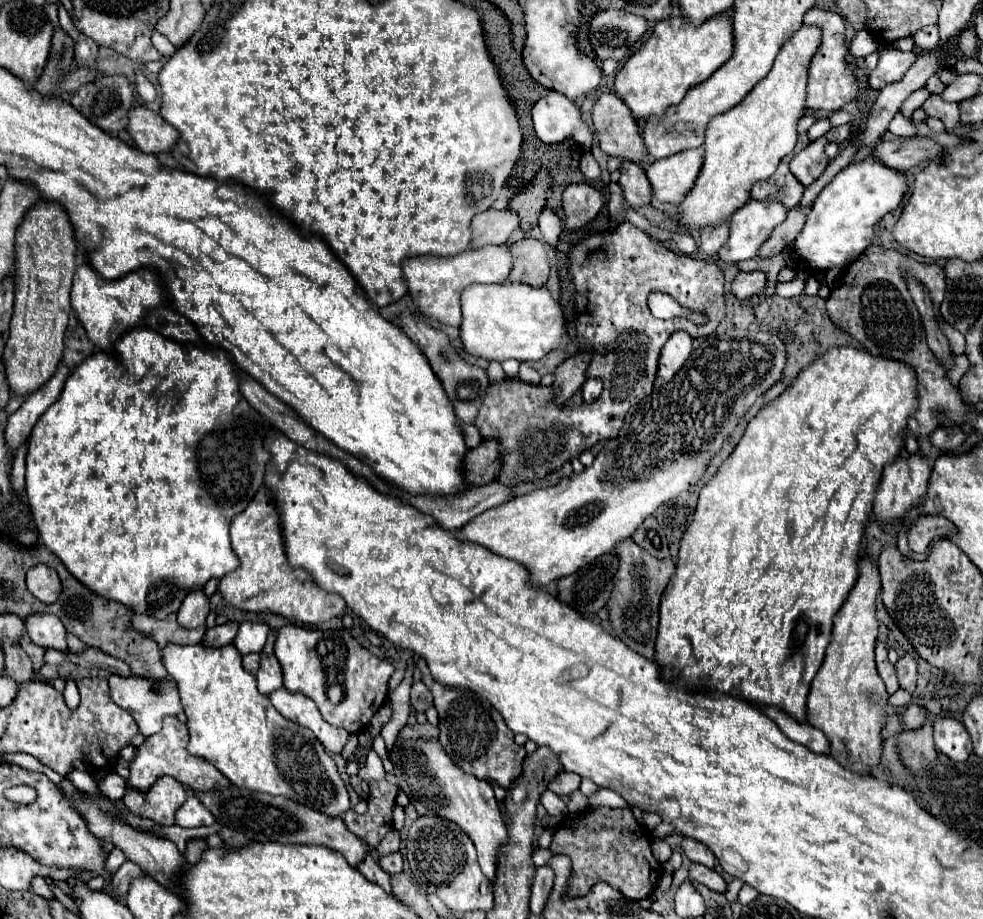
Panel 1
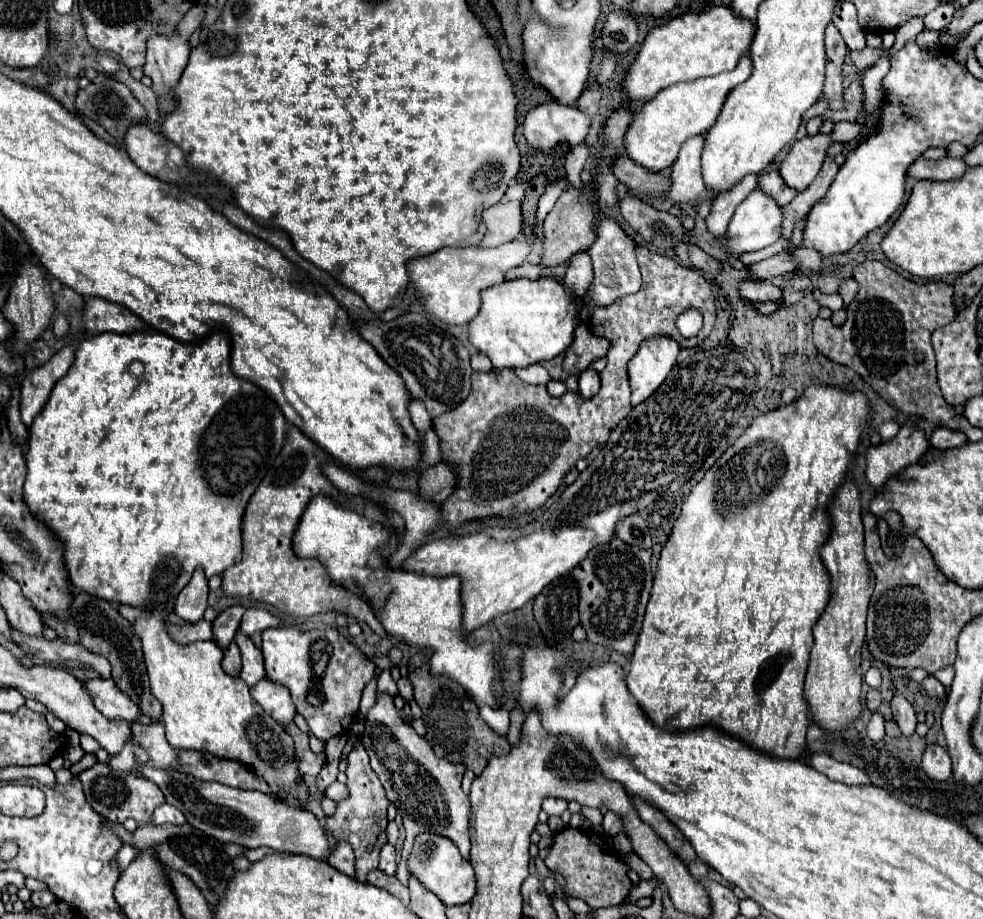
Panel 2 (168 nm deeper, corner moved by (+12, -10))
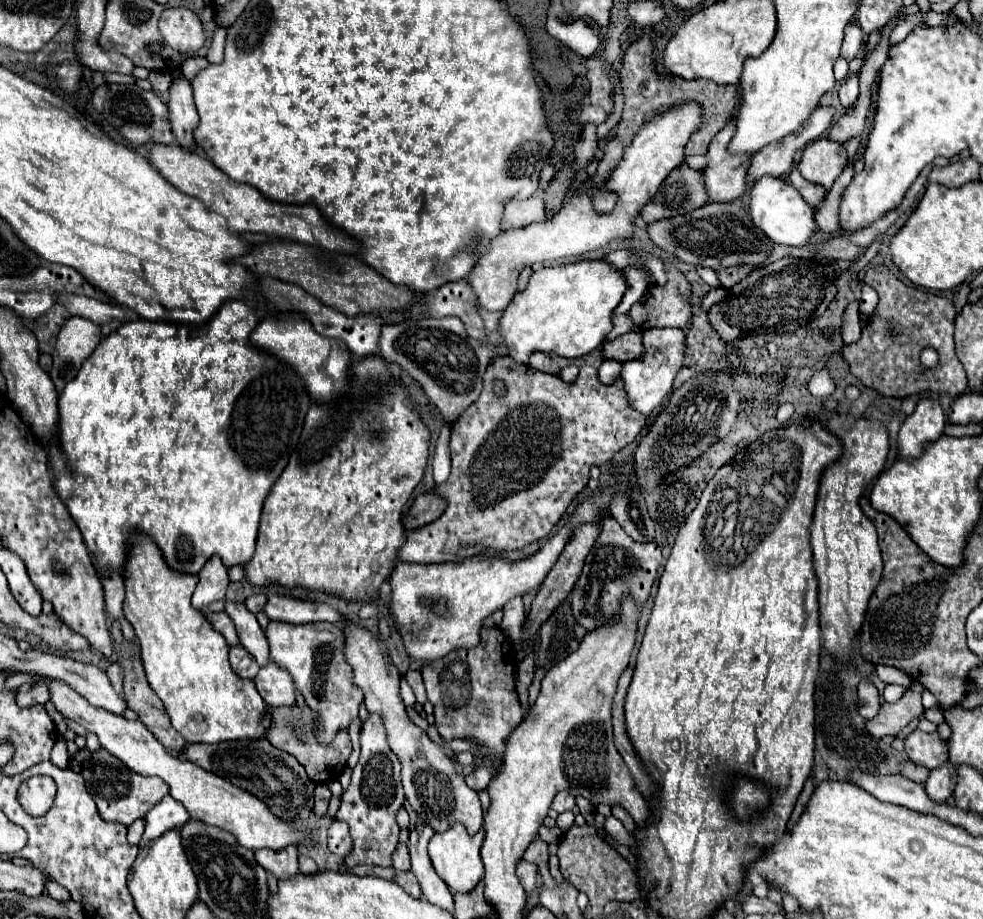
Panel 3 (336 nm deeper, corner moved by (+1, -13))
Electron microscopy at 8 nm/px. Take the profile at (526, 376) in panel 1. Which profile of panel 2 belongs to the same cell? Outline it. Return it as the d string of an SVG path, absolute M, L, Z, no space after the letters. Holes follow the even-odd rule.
M530 364L526 368L518 368L516 374L520 376L520 380L524 380L528 384L546 384L550 380L550 376L542 364Z

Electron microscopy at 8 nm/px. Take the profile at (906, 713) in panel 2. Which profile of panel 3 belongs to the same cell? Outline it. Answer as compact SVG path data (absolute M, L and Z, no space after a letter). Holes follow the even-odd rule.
M915 729L905 739L905 751L909 759L917 765L925 765L929 769L935 769L947 761L947 743L939 739L937 733L923 733L921 729Z

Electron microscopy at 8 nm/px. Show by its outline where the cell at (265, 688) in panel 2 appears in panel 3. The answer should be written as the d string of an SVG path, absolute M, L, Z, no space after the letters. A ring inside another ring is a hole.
M269 663L263 669L259 669L255 677L255 685L257 685L259 695L265 699L269 707L283 707L283 705L293 707L295 705L293 677L289 677L289 673L277 667L275 663Z

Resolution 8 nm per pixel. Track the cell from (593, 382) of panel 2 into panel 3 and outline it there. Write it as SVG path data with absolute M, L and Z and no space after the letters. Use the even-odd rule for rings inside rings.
M607 359L599 367L599 381L603 385L609 385L609 383L613 383L619 377L619 371L621 371L621 363L613 361L613 359Z

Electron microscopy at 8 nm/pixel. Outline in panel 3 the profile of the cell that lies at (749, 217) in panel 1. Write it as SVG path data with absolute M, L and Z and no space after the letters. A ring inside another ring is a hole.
M763 177L753 185L749 199L749 215L753 225L757 225L757 229L761 229L769 237L769 241L777 245L801 247L807 245L807 241L815 235L813 207L809 207L801 199L801 195L785 183L783 177Z

